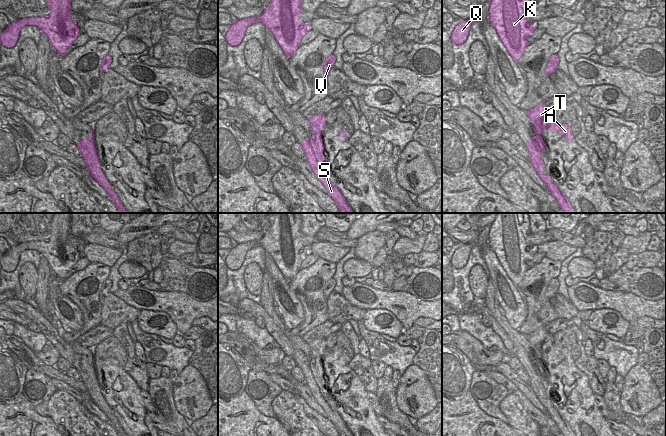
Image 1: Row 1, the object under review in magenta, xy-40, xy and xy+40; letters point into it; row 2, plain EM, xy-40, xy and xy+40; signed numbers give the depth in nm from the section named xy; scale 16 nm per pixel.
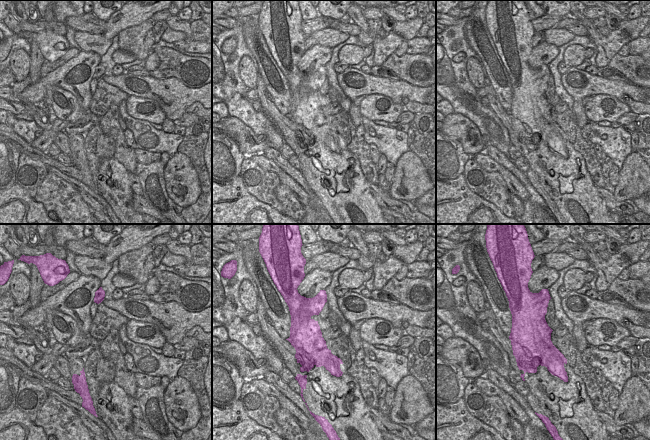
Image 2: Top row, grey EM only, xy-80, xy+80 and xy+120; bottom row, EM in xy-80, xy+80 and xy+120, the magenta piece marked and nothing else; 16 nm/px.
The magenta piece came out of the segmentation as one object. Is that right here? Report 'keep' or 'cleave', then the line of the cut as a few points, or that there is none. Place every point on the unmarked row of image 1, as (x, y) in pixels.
cleave; cut xy (321, 361), (319, 366), (307, 364)

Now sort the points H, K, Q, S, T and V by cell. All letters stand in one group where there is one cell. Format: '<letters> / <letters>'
H K Q T V / S

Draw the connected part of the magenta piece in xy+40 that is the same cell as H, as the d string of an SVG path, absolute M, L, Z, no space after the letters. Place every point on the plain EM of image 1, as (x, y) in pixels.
M542 325L529 335L525 335L526 339L532 345L533 355L537 358L532 366L545 367L541 358L543 354L558 355L563 358L565 364L572 365L573 360L570 356L570 350L566 347L559 347L554 343L553 334L546 331L545 325Z

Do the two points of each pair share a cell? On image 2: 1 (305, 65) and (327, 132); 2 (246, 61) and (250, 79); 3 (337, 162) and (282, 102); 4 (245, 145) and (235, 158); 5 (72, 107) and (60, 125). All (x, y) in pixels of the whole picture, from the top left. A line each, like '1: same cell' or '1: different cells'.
1: different cells
2: same cell
3: different cells
4: different cells
5: different cells

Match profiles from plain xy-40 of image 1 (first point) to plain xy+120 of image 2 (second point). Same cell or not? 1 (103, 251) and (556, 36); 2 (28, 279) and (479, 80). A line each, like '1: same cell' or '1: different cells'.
1: same cell
2: same cell

